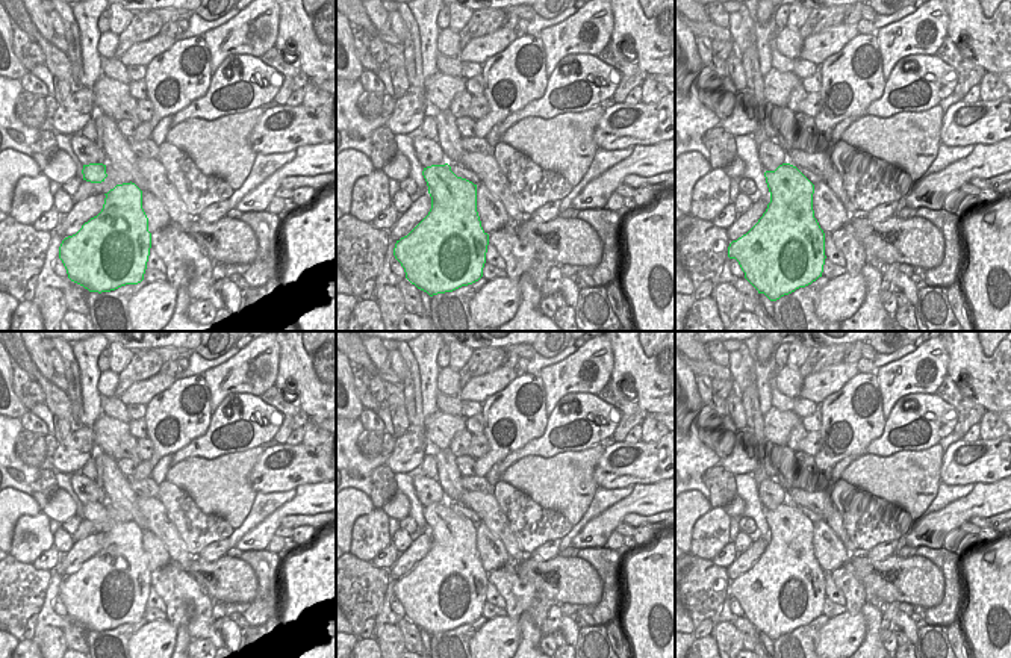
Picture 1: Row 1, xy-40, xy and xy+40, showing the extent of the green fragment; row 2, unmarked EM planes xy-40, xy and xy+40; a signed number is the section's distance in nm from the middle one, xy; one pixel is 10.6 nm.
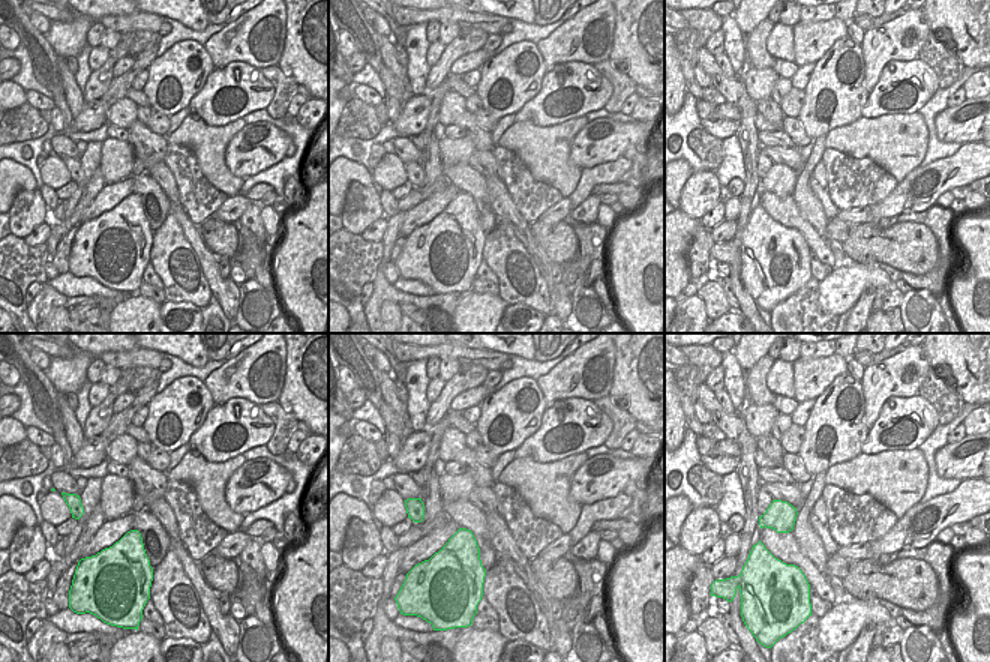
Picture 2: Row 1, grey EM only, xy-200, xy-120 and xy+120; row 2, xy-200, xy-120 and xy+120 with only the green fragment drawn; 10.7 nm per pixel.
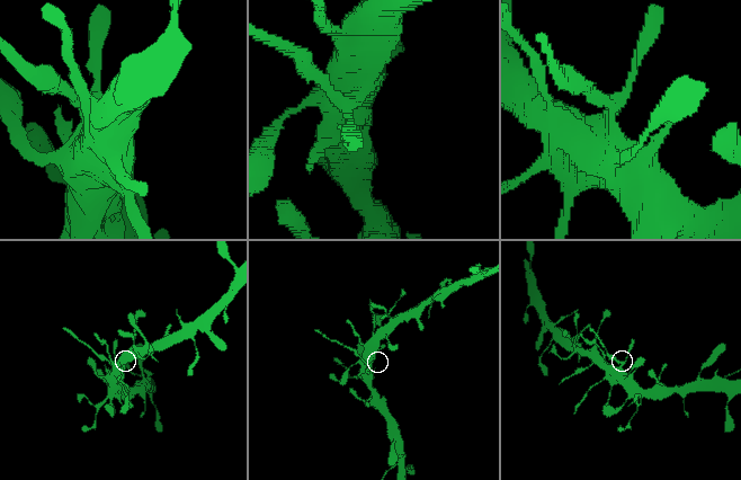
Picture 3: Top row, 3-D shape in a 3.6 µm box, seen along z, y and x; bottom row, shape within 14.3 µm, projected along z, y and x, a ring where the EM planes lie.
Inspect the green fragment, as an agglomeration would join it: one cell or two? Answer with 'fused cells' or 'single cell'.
fused cells

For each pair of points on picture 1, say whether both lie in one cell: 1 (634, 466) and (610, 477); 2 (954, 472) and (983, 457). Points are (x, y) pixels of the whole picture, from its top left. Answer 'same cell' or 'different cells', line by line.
1: same cell
2: same cell

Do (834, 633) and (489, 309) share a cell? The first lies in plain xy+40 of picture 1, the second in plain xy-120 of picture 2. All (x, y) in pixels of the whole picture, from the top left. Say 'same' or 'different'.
same

